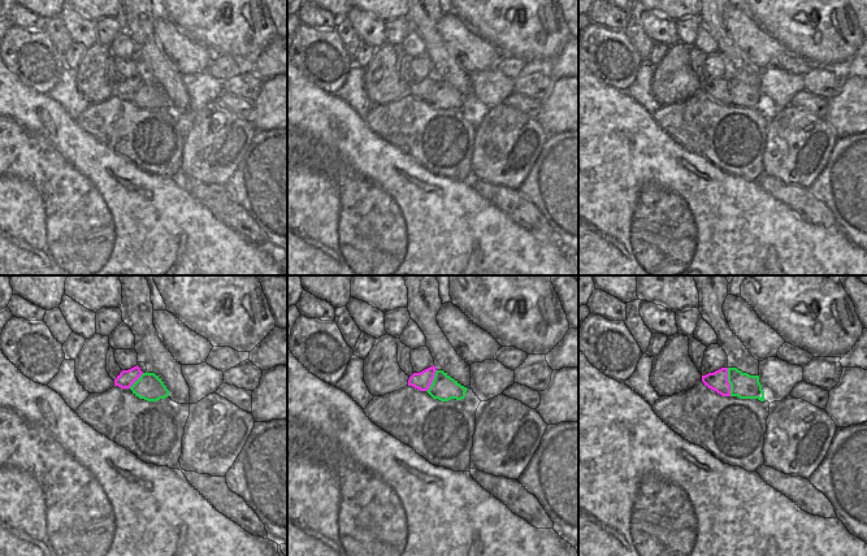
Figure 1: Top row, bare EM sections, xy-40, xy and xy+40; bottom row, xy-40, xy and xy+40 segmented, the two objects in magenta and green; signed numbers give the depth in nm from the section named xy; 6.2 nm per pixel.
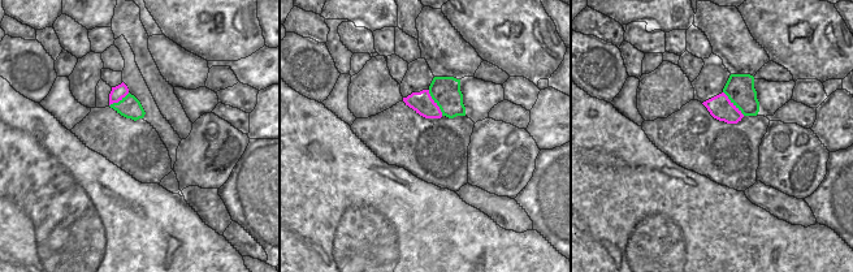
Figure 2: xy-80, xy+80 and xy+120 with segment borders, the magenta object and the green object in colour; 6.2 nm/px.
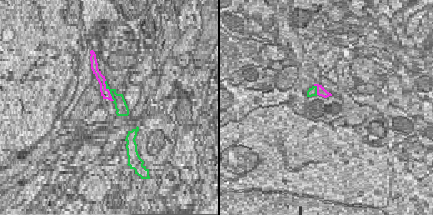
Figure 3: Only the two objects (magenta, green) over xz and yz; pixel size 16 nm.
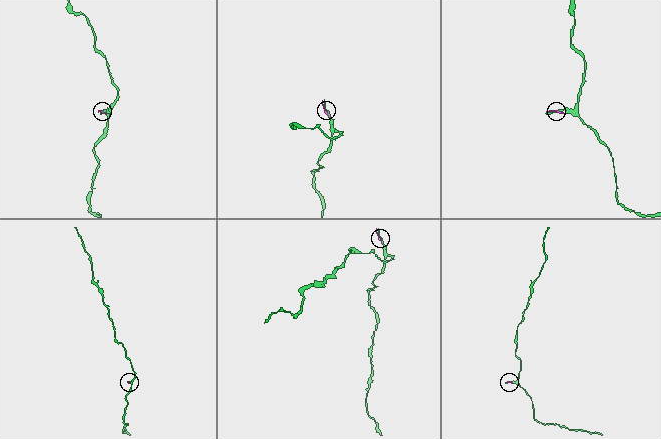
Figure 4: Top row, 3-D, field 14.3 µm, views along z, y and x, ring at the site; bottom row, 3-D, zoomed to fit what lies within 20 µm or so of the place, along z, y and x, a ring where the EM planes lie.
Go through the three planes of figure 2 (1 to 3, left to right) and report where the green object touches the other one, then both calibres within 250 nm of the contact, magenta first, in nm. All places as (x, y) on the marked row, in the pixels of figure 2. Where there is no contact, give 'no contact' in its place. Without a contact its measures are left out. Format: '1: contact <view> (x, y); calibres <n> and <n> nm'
1: contact xy-80 (118, 100); calibres 90 and 140 nm
2: contact xy+80 (434, 103); calibres 130 and 180 nm
3: contact xy+120 (732, 103); calibres 140 and 180 nm

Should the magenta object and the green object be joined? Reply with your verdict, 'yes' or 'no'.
yes

